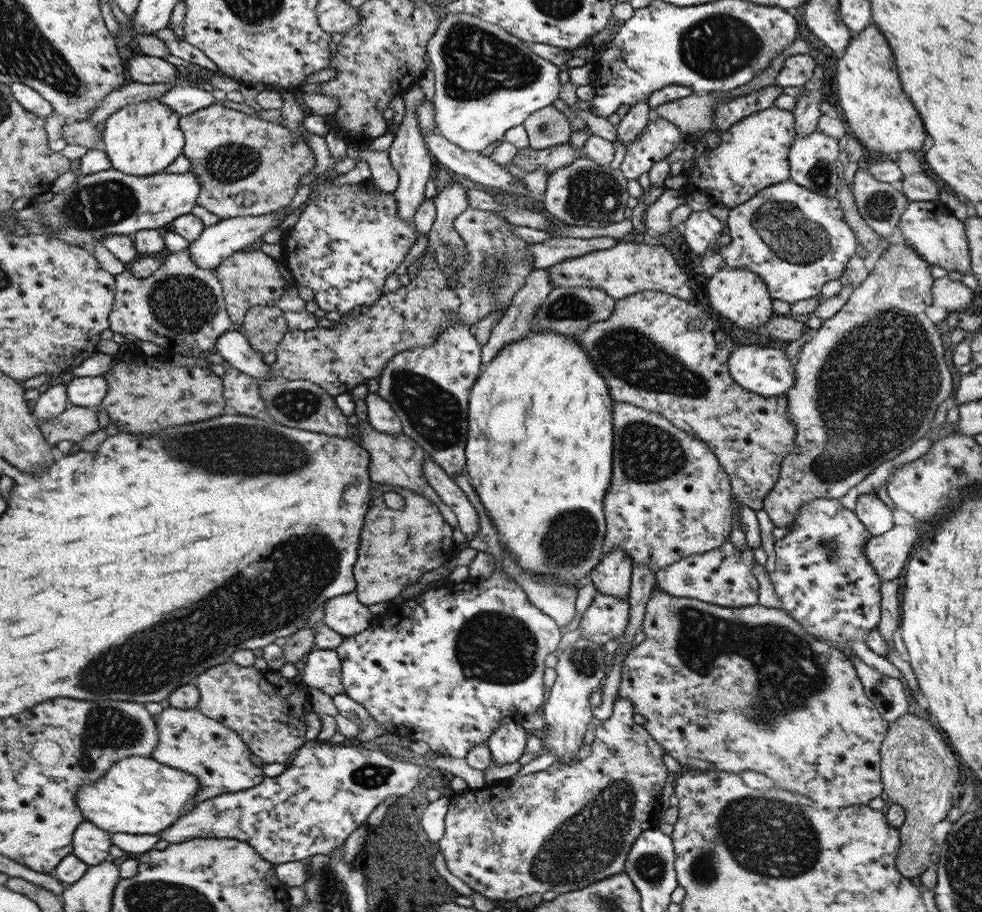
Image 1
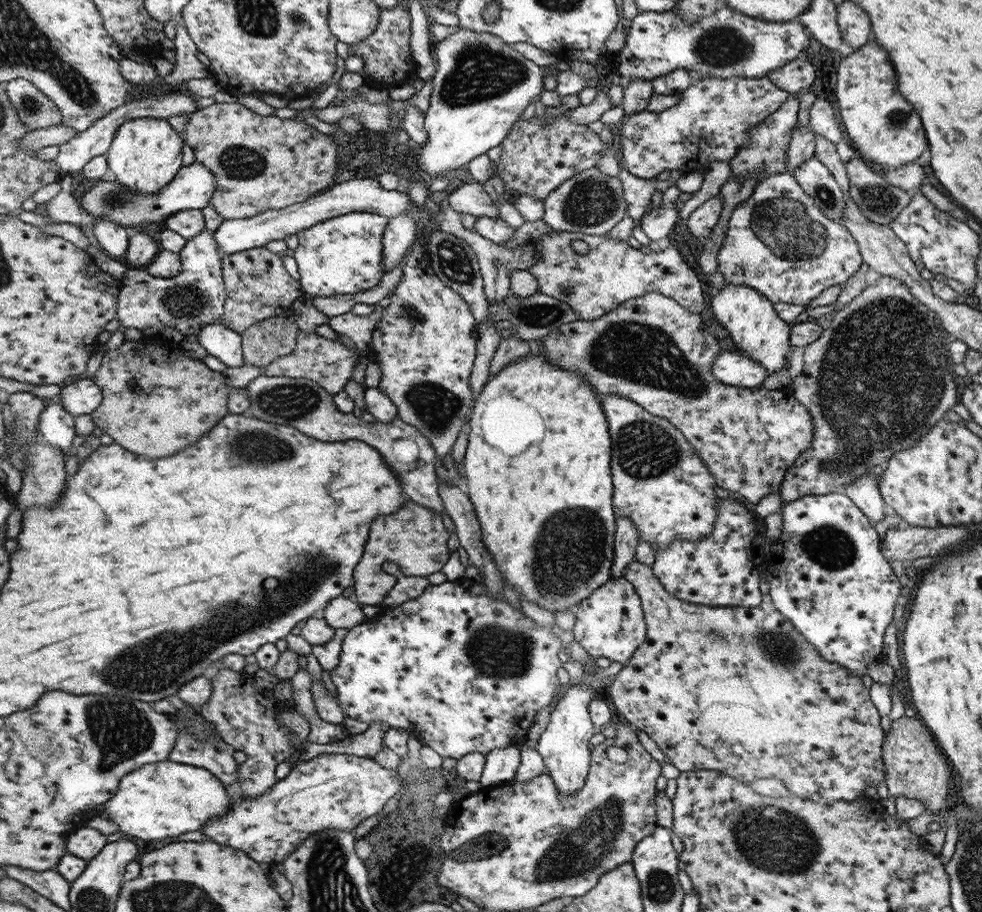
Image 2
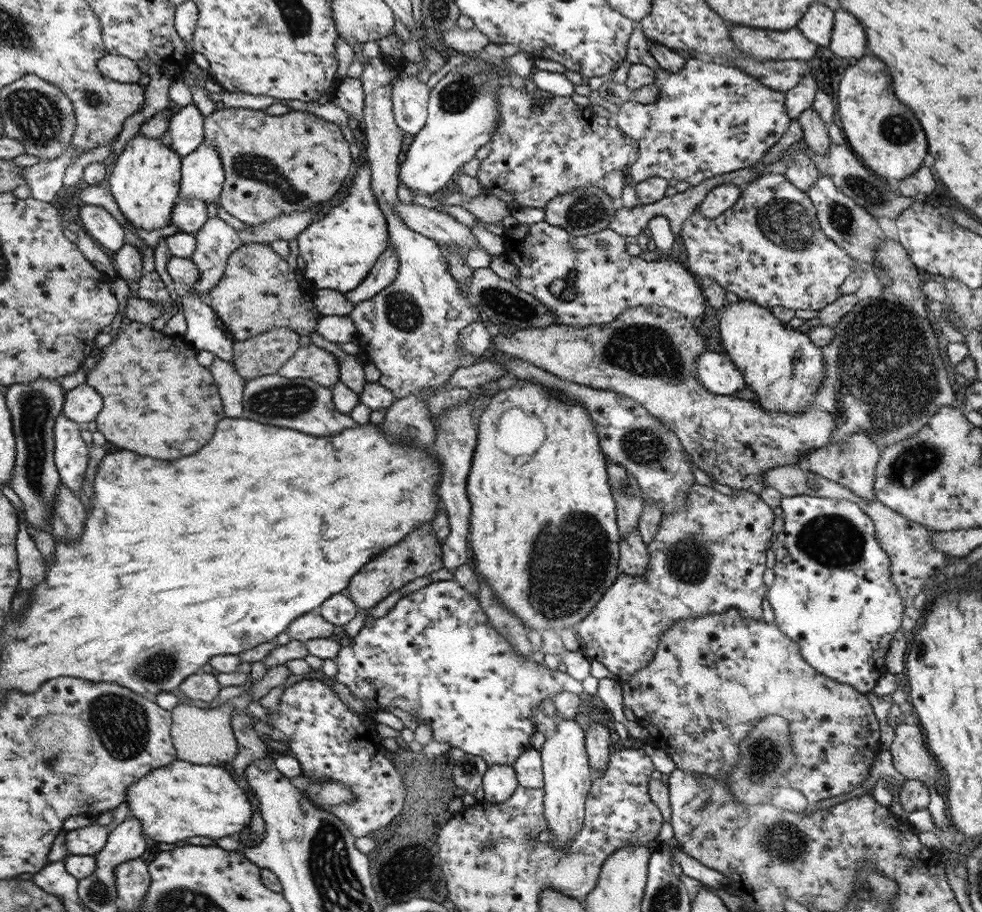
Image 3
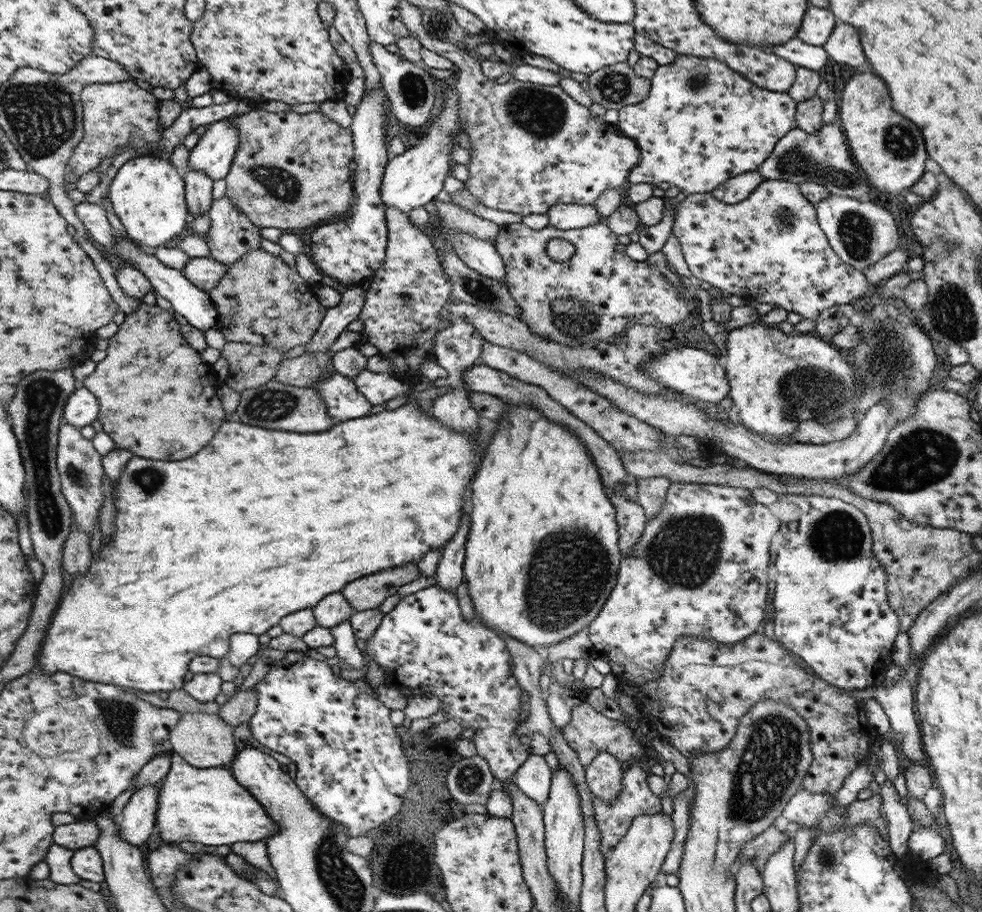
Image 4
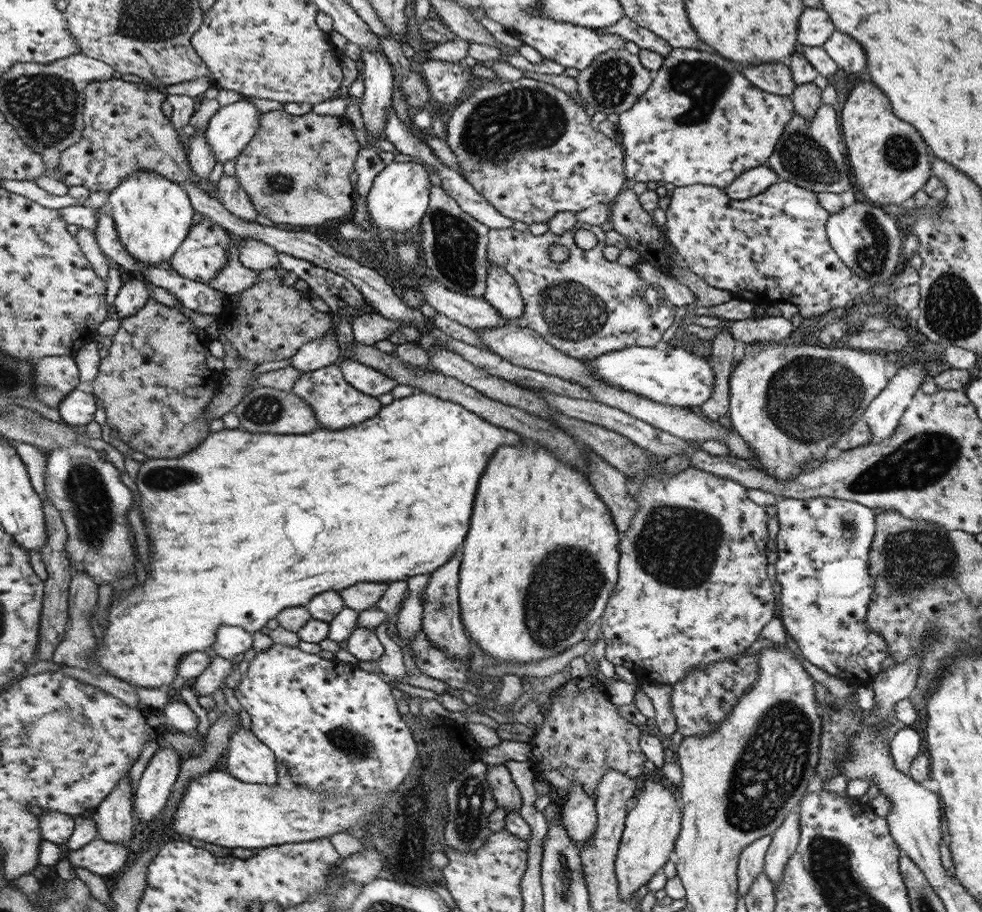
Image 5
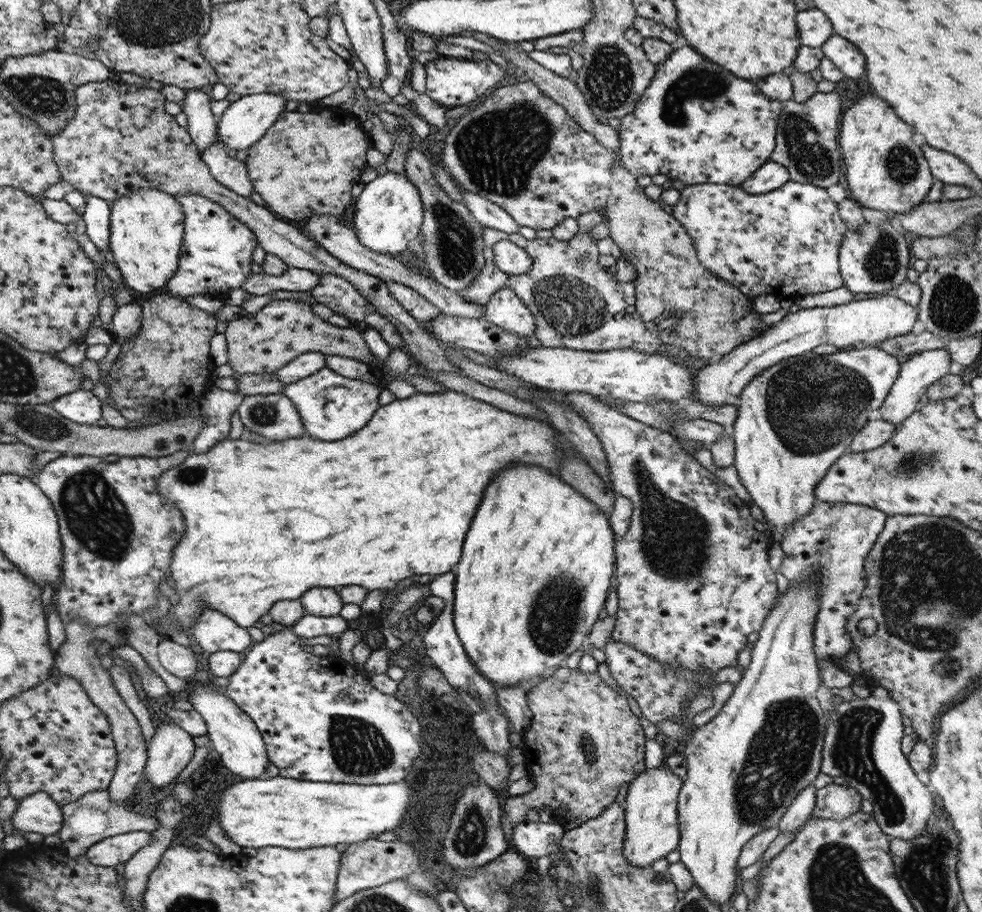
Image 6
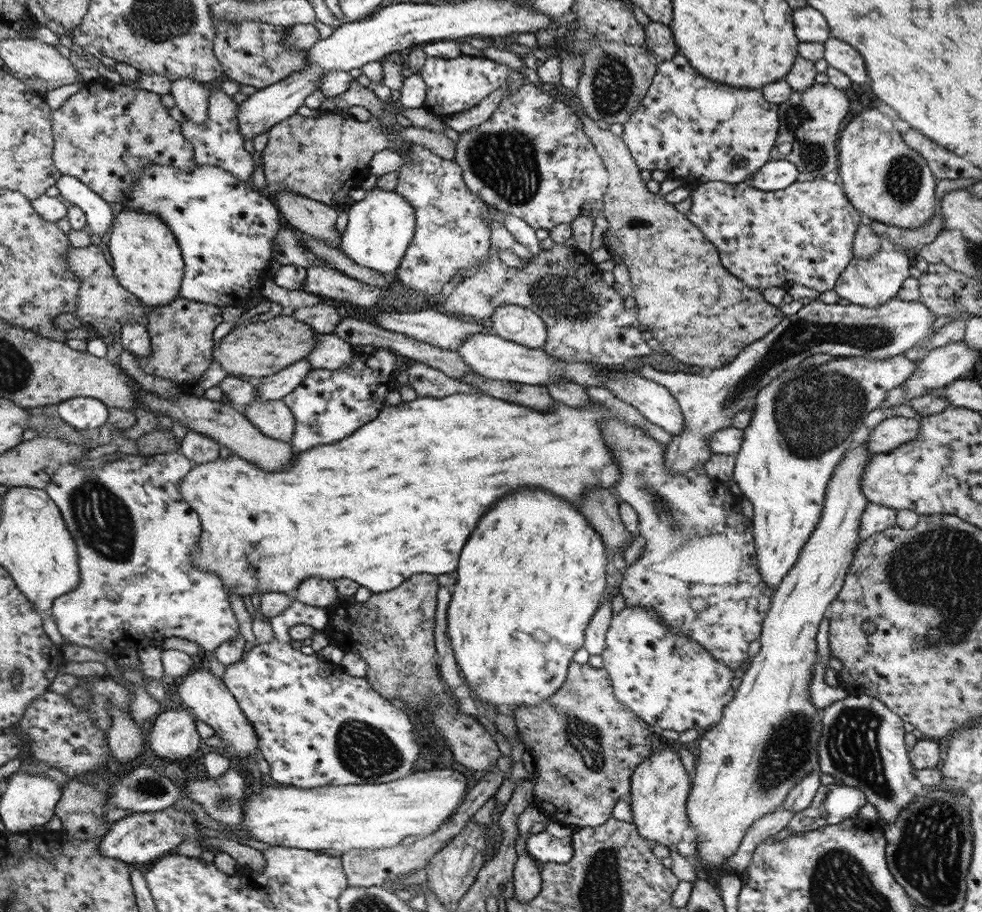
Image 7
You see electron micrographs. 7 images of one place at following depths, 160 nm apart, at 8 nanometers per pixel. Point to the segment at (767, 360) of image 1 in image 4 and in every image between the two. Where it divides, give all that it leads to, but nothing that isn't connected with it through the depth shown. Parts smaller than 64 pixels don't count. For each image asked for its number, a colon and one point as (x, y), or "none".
2: (732, 367)
3: (717, 371)
4: (694, 372)

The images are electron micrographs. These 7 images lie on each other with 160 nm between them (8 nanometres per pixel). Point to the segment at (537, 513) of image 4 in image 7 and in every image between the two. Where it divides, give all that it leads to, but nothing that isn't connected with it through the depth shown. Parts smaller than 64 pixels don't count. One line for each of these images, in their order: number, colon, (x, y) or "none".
5: (528, 590)
6: (538, 564)
7: (531, 578)

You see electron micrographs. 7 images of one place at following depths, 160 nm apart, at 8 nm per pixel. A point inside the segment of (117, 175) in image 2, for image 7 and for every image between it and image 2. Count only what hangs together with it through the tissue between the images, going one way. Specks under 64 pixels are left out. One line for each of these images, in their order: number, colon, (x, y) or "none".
3: (145, 181)
4: (148, 194)
5: (153, 215)
6: (147, 226)
7: (147, 259)

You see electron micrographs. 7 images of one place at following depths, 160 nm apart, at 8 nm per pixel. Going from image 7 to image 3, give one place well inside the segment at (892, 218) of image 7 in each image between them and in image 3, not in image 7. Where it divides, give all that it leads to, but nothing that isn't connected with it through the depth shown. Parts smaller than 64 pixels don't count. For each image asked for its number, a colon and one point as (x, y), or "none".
3: (887, 138)
4: (888, 148)
5: (890, 164)
6: (885, 169)

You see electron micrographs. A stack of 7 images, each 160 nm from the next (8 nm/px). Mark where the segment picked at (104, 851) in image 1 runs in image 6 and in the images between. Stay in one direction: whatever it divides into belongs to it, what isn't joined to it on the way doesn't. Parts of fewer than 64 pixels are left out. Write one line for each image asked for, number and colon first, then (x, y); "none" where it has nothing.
2: (86, 842)
3: (89, 840)
4: (79, 834)
5: (57, 827)
6: (40, 813)

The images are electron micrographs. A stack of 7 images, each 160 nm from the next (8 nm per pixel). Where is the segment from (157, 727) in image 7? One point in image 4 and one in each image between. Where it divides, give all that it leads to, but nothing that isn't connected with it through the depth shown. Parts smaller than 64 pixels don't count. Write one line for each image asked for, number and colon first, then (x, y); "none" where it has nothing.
4: (137, 821)
5: (153, 792)
6: (170, 749)

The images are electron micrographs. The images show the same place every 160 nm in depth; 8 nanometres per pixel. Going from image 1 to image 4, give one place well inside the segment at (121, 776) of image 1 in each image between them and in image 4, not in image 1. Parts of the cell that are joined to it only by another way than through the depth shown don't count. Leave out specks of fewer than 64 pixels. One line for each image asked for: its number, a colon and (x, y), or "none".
2: (159, 800)
3: (174, 802)
4: (208, 805)

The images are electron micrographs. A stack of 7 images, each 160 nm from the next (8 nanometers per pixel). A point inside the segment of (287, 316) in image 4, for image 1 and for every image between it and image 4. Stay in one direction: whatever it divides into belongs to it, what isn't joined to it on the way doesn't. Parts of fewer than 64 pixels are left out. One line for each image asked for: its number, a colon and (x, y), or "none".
1: (252, 278)
2: (258, 287)
3: (258, 292)

